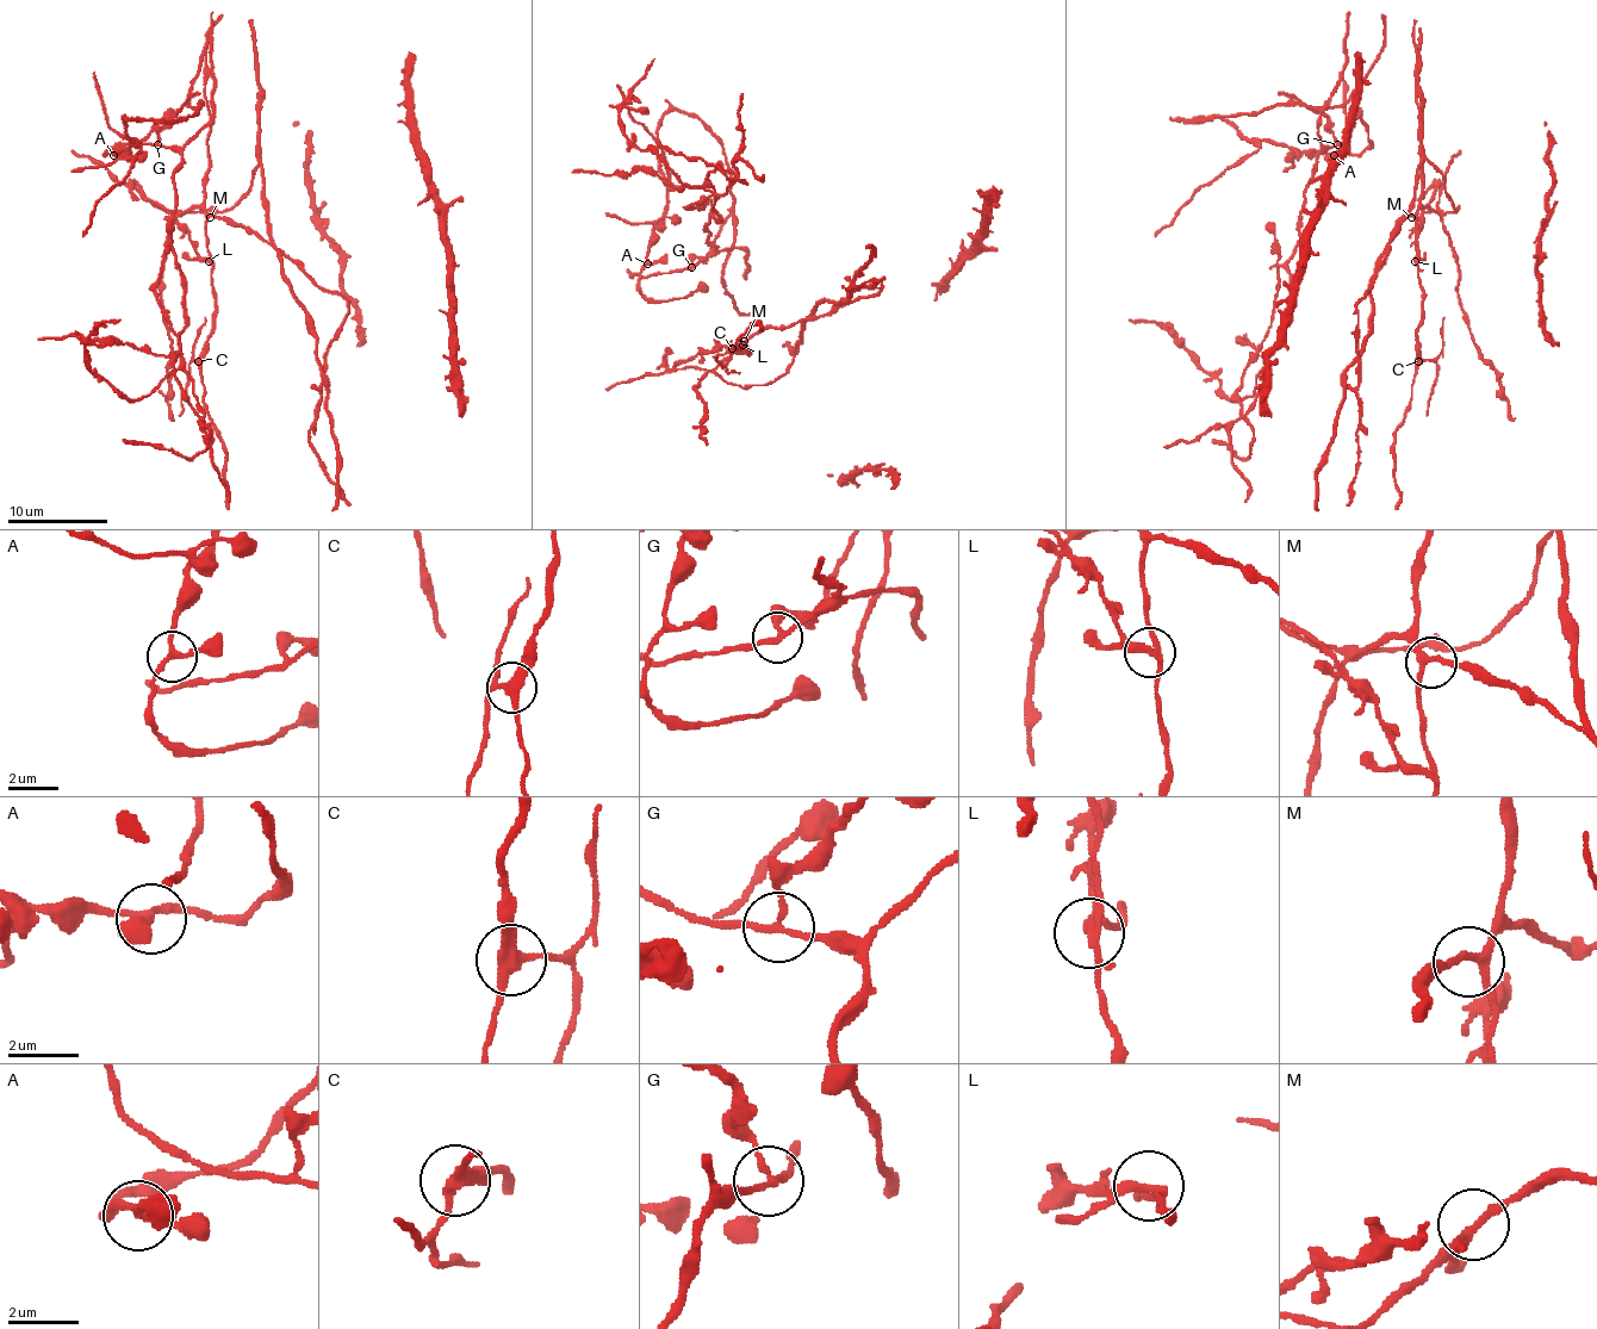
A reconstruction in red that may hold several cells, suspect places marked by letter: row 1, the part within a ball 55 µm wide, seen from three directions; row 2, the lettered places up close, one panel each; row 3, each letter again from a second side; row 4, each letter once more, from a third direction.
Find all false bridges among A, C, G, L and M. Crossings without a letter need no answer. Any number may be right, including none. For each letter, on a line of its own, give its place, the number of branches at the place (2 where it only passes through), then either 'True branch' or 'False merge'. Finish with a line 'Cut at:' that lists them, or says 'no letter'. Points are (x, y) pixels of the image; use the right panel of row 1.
A: Place: (1334, 155). Branches: 3. True branch
C: Place: (1418, 361). Branches: 3. False merge
G: Place: (1337, 144). Branches: 3. False merge
L: Place: (1415, 261). Branches: 3. False merge
M: Place: (1411, 217). Branches: 3. True branch
Cut at: C, G, L

